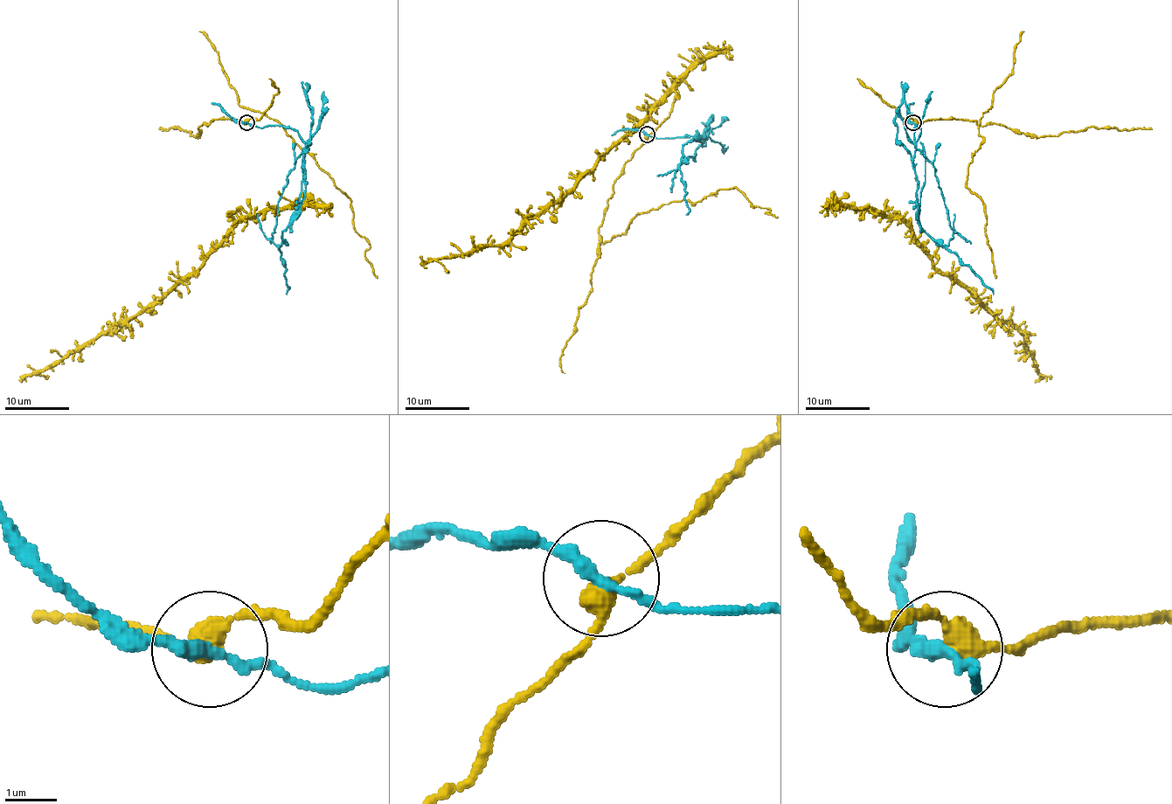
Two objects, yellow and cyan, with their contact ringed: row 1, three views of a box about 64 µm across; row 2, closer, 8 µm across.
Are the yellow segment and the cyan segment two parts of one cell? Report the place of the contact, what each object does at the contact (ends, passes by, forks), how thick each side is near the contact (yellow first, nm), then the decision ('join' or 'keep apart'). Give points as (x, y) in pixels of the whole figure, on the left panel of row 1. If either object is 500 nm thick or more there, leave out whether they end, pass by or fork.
place (246, 122); yellow passes by; cyan passes by; calibres 360 and 240 nm; keep apart

